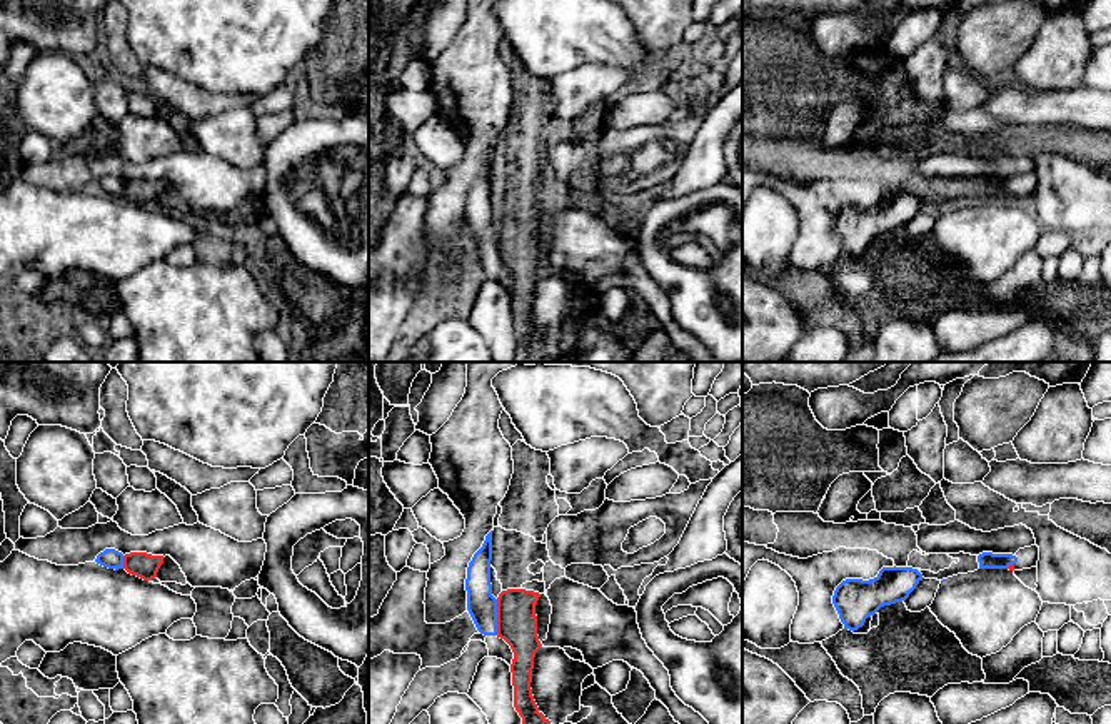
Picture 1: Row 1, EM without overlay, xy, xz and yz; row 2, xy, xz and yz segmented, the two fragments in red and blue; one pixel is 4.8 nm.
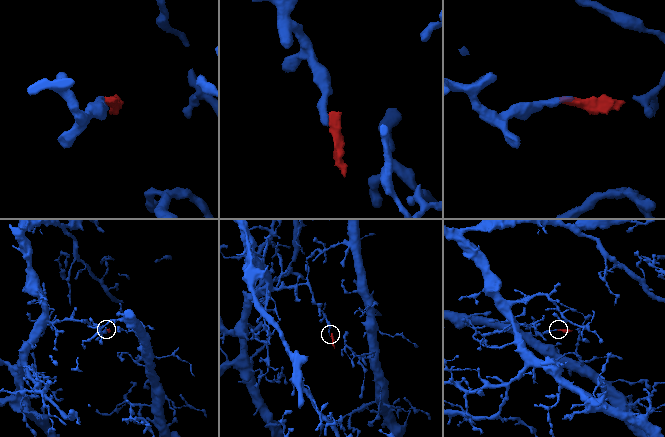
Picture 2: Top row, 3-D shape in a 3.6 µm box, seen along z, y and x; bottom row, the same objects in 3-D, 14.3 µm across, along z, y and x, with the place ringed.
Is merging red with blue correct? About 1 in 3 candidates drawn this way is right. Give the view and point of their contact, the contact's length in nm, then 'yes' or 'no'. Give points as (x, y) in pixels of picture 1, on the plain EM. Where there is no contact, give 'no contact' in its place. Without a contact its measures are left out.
contact xz (497, 244); length 180 nm; no

